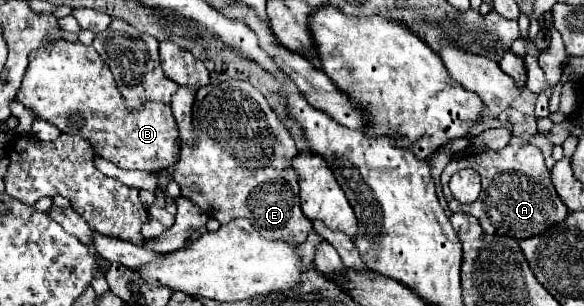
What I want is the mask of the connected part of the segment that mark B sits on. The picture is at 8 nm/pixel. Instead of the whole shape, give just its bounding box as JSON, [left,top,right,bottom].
[16,39,180,173]

